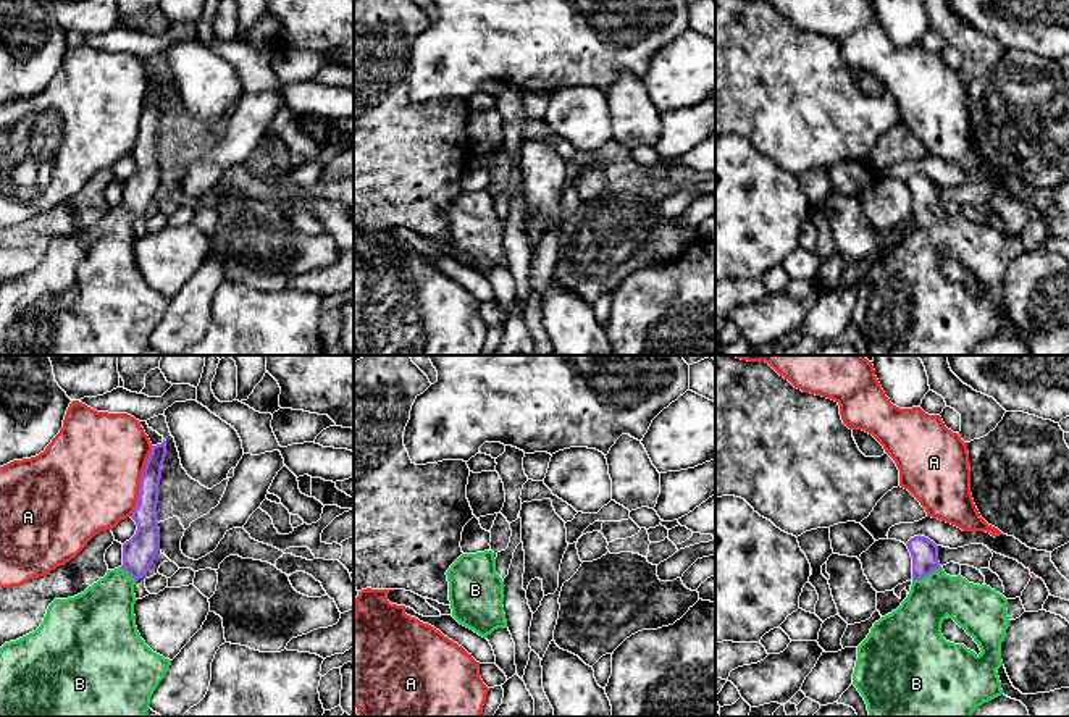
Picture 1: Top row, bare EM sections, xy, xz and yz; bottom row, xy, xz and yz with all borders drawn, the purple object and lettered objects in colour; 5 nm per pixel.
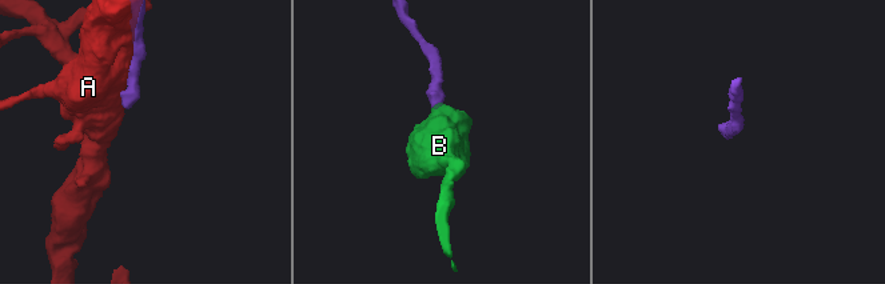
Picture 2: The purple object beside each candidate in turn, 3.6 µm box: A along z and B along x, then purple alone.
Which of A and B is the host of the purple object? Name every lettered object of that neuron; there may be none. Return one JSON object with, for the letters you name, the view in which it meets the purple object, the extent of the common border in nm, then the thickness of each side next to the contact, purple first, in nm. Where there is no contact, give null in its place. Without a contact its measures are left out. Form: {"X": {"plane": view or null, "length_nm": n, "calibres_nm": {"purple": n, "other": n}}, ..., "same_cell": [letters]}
{"B": {"plane": "yz", "length_nm": 160, "calibres_nm": {"purple": 140, "other": 240}}, "same_cell": ["B"]}

